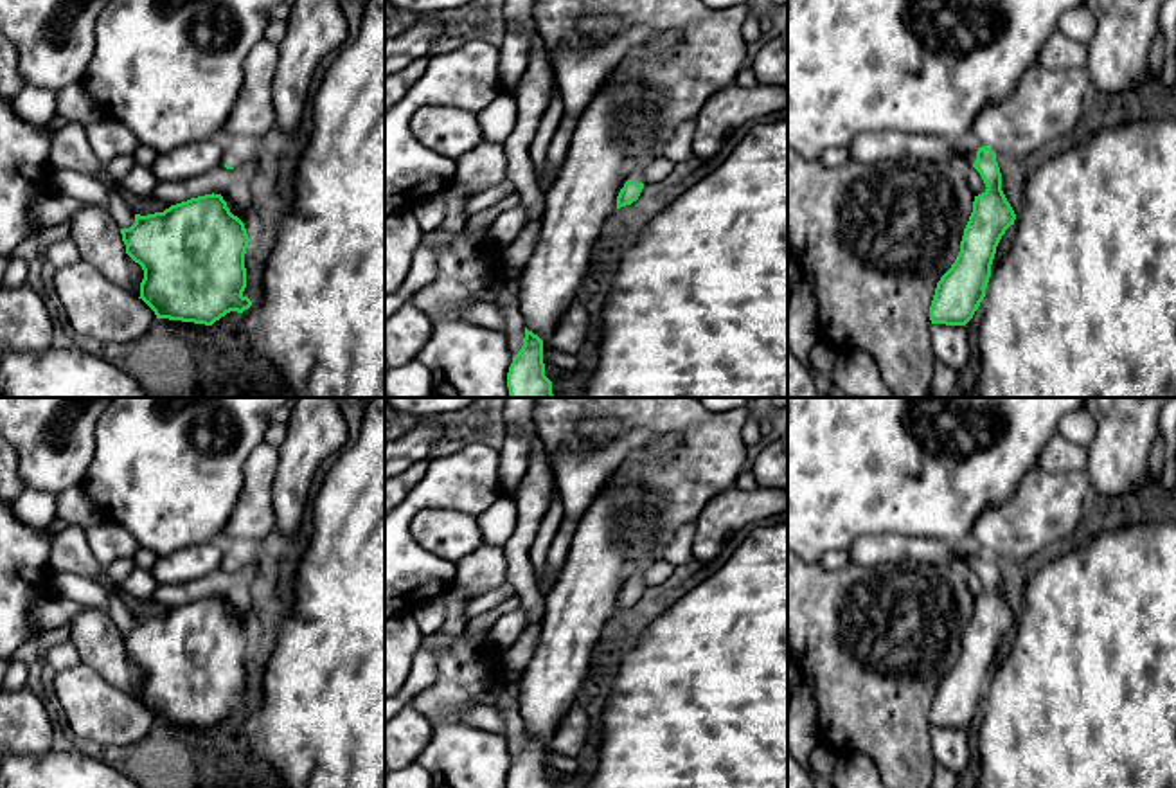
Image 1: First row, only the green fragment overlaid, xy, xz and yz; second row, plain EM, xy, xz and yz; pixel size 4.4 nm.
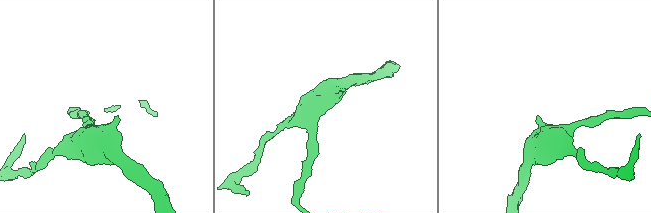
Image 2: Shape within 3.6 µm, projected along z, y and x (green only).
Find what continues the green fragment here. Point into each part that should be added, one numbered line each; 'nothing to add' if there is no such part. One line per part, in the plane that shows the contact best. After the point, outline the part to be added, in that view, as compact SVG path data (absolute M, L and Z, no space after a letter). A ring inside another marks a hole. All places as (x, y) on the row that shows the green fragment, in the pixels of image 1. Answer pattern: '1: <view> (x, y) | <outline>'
1: xz (635, 175) | M653 153L644 155L644 157L637 162L637 166L635 166L633 169L626 171L624 184L626 184L628 180L640 184L640 182L642 182L642 173L644 173L644 169L651 164L653 158L655 158ZM622 184L622 187L624 187L624 184ZM620 187L620 189L622 189L622 187Z

